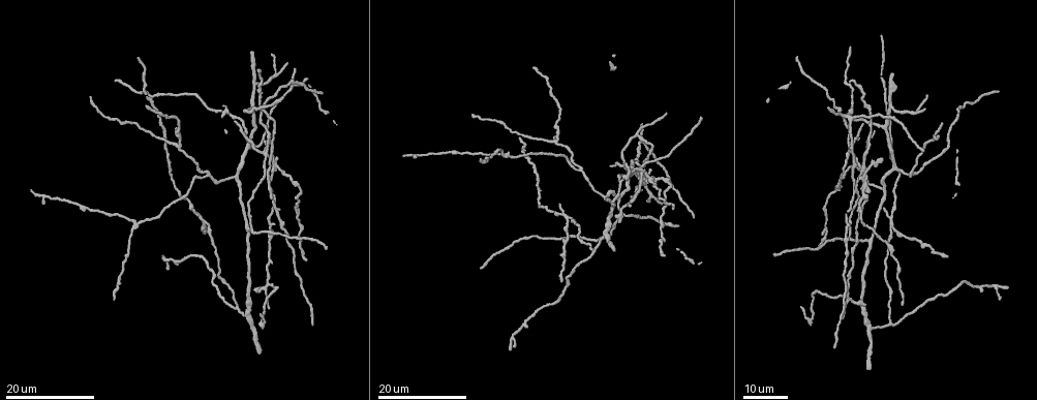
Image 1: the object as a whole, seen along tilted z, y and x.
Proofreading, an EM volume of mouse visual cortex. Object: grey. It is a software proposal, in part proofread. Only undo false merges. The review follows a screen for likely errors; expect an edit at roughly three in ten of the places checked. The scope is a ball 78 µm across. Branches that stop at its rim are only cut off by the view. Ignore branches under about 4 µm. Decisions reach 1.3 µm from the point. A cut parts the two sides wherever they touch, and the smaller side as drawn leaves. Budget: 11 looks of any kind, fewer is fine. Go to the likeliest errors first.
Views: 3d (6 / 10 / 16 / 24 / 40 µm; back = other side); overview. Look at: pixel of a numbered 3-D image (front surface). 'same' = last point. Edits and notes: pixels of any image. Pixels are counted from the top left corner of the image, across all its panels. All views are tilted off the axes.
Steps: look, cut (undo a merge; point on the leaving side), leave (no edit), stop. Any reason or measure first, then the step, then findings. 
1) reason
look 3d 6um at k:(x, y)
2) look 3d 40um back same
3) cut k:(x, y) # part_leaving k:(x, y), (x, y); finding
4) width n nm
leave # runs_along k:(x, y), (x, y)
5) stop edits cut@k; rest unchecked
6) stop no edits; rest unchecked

four or more arms meet
look 3d 24um at 1:(264, 152)

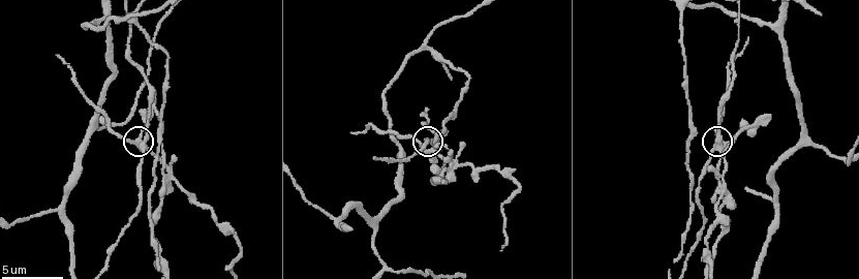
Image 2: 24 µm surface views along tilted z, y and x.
closer look
look 3d 10um at 2:(719, 143)

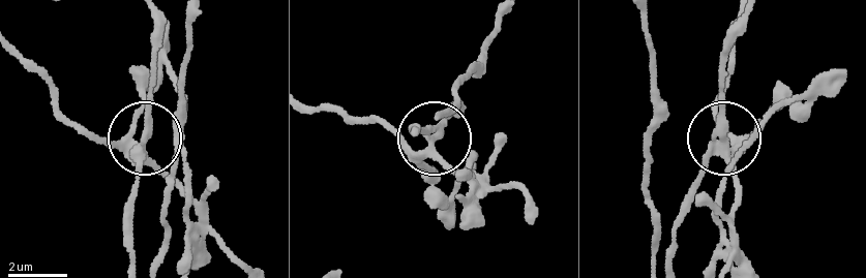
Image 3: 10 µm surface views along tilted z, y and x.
width 270 nm
cut 3:(93, 138) # part_leaving 3:(719, 143), (737, 190), (722, 225), (725, 259); two cells meet here

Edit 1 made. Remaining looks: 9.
side arm on a straight run
look 3d 10um at 2:(425, 45)

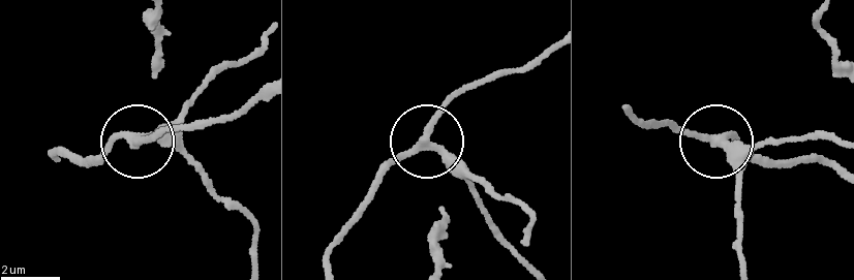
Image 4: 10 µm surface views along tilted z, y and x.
look 3d 6um at 4:(134, 141)

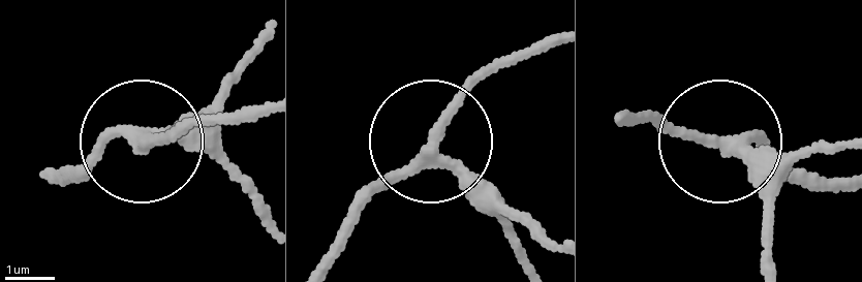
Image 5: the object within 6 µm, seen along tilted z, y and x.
width 230 nm
leave # runs_along 5:(318, 263), (355, 208), (420, 160), (506, 54); one cell here

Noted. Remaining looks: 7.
three-way junction
look 3d 24um at 1:(255, 81)

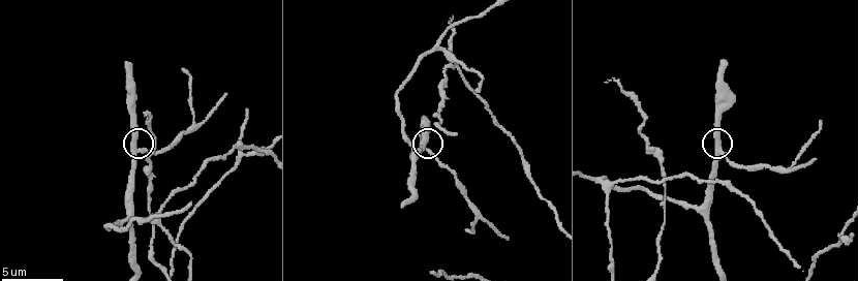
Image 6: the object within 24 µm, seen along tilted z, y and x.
look 3d 6um at 6:(428, 149)

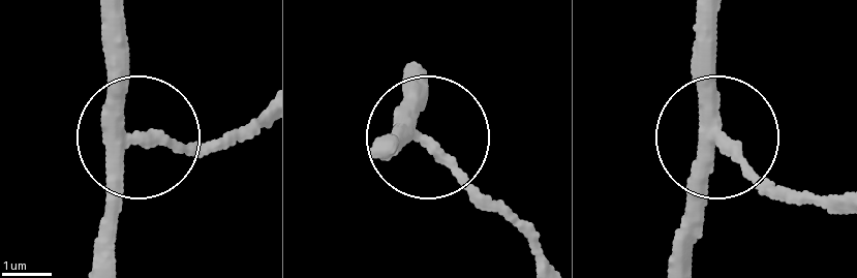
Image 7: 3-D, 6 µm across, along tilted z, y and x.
width 290 nm
leave # runs_along 7:(110, 259), (111, 184), (133, 142), (124, 17); all the same cell

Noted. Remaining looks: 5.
three-way junction
look 3d 24um at 1:(578, 171)

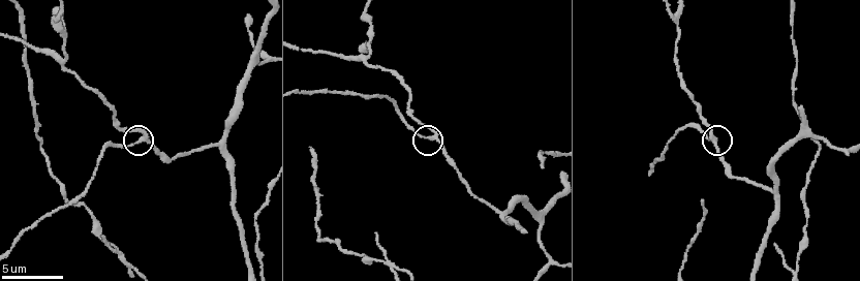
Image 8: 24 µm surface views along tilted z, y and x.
look 3d 6um at 8:(433, 138)

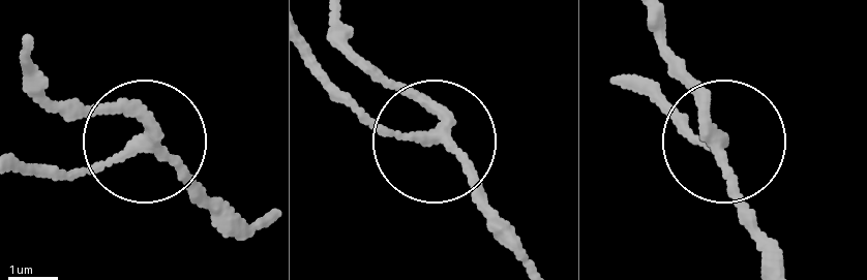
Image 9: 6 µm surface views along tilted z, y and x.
look 3d 6um back at 9:(718, 141)

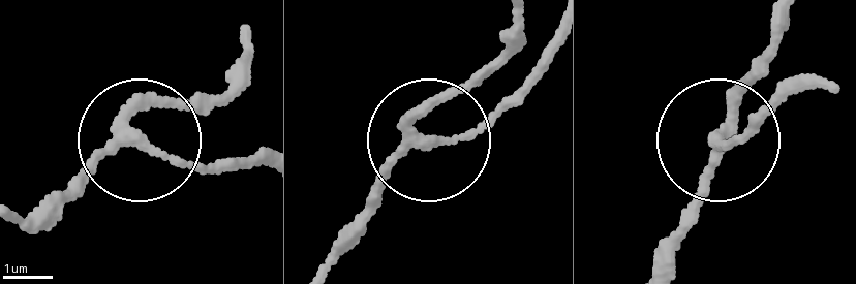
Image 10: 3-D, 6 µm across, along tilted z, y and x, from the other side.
arms 3
leave # runs_along 10:(323, 264), (374, 188), (428, 140), (428, 107), (507, 57); all the same cell

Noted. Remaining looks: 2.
arms part here
look 3d 16um at 8:(216, 143)

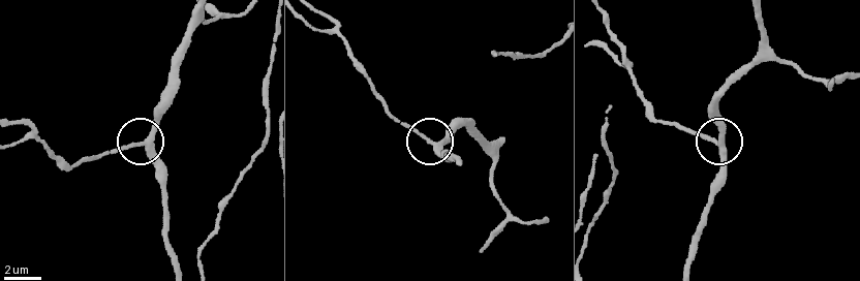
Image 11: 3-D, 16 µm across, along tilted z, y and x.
from behind
look 3d 16um back at 11:(719, 144)

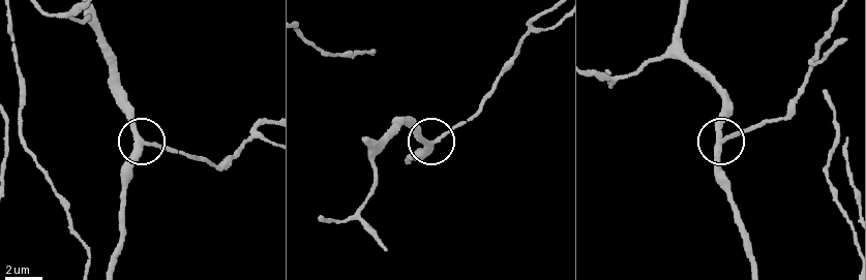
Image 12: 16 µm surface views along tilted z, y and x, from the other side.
side_arm 62 um
leave # runs_along 12:(109, 265), (137, 145), (151, 141), (193, 155); one cell here

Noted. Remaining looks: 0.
stop edits cut@3; rest unchecked

